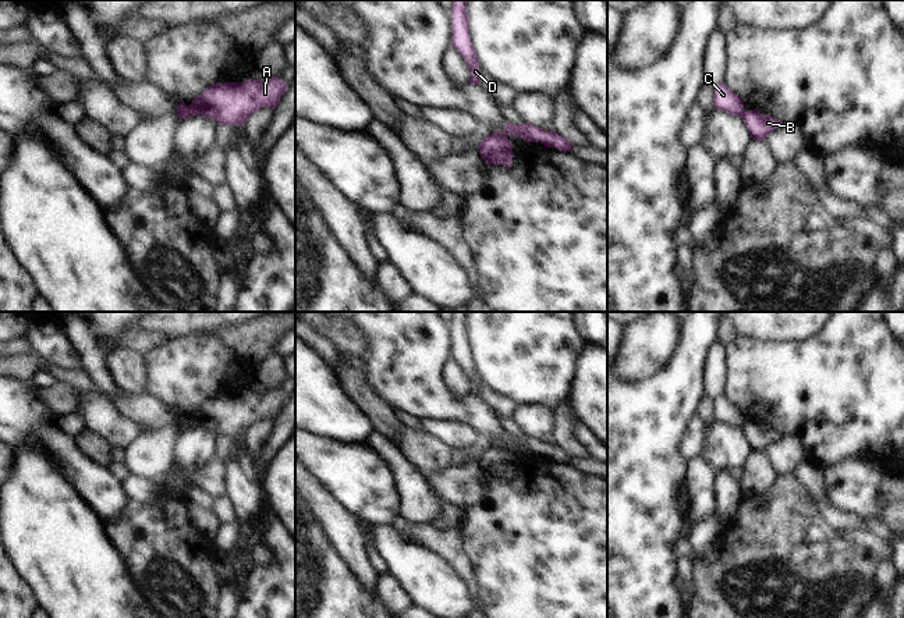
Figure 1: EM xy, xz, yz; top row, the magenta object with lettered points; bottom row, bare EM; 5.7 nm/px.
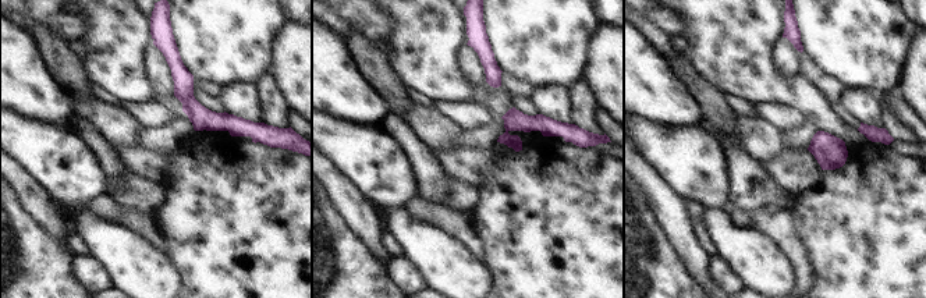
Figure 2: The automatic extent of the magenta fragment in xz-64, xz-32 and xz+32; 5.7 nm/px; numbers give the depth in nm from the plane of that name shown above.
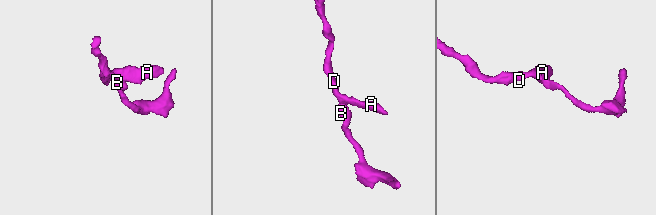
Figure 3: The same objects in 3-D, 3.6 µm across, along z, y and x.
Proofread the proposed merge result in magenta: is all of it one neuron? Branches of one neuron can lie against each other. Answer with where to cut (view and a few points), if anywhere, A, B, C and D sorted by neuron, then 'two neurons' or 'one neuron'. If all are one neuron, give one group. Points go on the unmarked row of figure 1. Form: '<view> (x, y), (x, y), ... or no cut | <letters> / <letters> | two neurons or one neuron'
yz (744, 423), (741, 428) | A C D / B | two neurons

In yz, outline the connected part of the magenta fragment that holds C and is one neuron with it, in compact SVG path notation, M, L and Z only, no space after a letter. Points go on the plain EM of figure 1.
M724 394L715 398L713 408L716 422L726 423L731 427L744 426L744 412L740 411L737 405L730 402Z

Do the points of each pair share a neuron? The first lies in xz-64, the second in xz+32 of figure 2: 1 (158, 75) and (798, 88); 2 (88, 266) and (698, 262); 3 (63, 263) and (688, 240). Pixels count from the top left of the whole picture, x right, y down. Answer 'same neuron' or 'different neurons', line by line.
1: different neurons
2: different neurons
3: different neurons

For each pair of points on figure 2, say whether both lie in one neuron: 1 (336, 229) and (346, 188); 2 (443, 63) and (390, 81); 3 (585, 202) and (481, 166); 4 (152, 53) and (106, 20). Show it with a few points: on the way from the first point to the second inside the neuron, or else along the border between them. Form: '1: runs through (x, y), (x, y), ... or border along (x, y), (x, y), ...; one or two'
1: border along (326, 185), (337, 210), (362, 237); two
2: border along (386, 50), (393, 67), (408, 85); two
3: border along (497, 153), (495, 176), (479, 187); two
4: border along (151, 43), (146, 52), (146, 70), (153, 82); two

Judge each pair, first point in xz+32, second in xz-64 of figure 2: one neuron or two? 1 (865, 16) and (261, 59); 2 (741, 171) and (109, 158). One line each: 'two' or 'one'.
1: one
2: one

